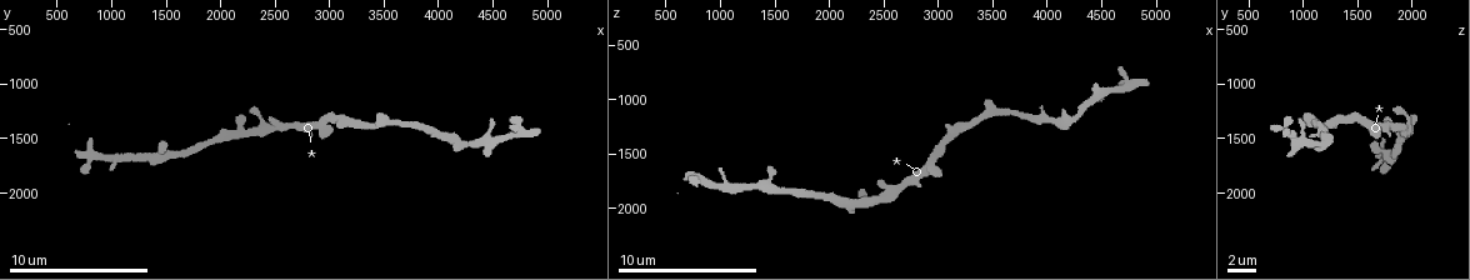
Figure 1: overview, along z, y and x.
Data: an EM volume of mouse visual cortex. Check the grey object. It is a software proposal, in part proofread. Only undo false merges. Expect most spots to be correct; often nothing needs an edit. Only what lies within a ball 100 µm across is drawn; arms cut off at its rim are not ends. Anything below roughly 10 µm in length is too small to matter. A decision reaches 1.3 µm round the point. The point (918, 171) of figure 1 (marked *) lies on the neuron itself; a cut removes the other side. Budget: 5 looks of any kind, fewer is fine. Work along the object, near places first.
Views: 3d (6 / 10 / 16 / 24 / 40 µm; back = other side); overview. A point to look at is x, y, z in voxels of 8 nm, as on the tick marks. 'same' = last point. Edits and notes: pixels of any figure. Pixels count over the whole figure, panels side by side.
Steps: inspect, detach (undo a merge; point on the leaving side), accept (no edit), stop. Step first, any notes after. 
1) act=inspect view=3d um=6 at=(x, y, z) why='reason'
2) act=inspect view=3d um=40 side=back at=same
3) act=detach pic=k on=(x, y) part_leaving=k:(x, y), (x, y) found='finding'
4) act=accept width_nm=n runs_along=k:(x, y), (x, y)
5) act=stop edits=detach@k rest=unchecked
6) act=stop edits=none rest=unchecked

act=inspect view=3d um=16 at=(4280, 1520, 1140) why='thin neck'

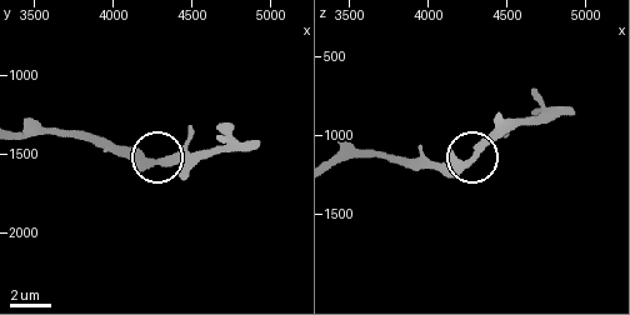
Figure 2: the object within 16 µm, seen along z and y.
act=accept arms=3 runs_along=2:(336, 165), (351, 159), (451, 164), (478, 153), (510, 120) found='all the same neuron'

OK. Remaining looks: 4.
act=inspect view=3d um=6 at=(1860, 1520, 1860) why='sudden change in width'

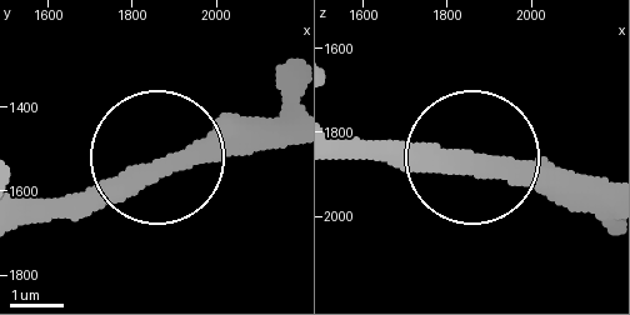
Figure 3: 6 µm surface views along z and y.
act=accept width_nm=370 found='all the same neuron'

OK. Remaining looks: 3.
act=inspect view=3d um=10 at=(1280, 1660, 1820) why='a narrow waist'

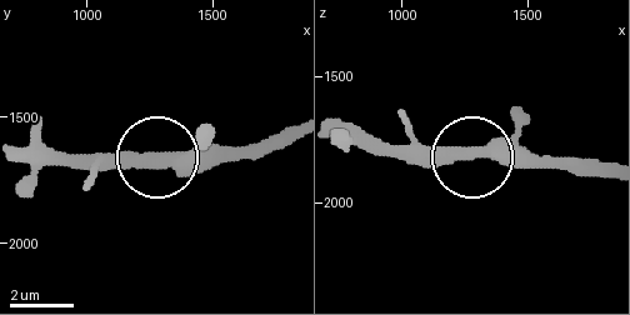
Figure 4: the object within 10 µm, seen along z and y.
act=accept width_nm=390 runs_along=4:(293, 126), (235, 150), (78, 158) found='one neuron here'

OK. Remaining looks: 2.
act=stop edits=none rest=unchecked

